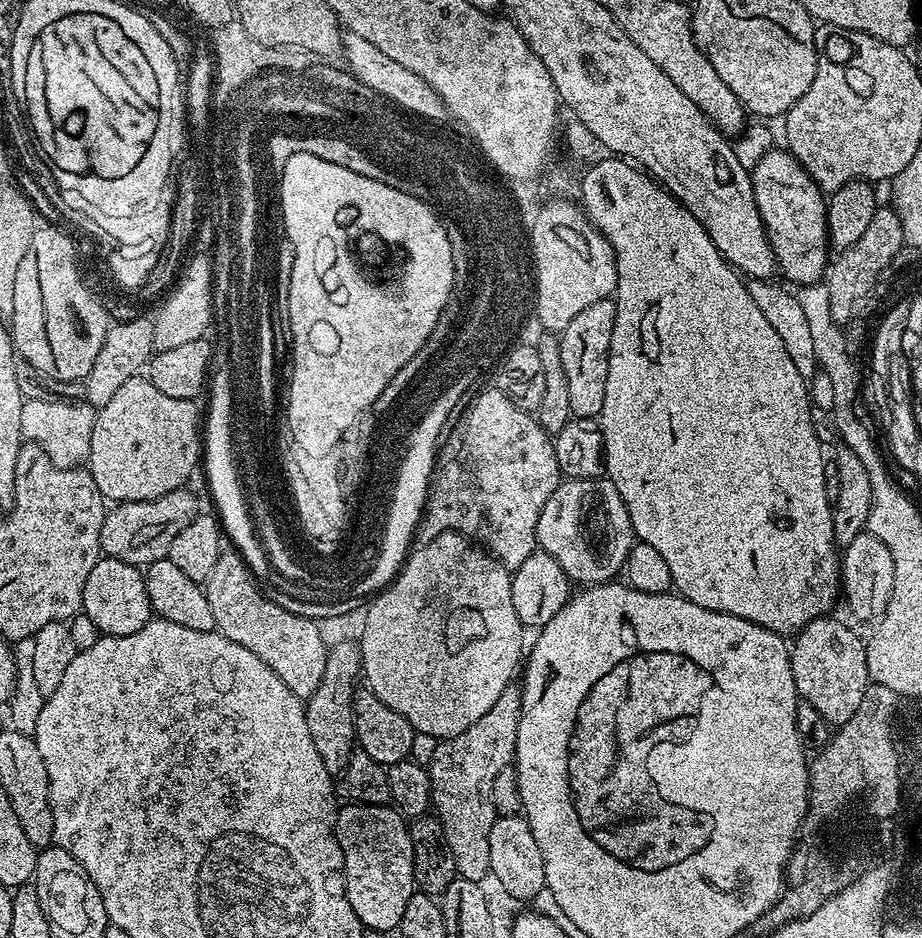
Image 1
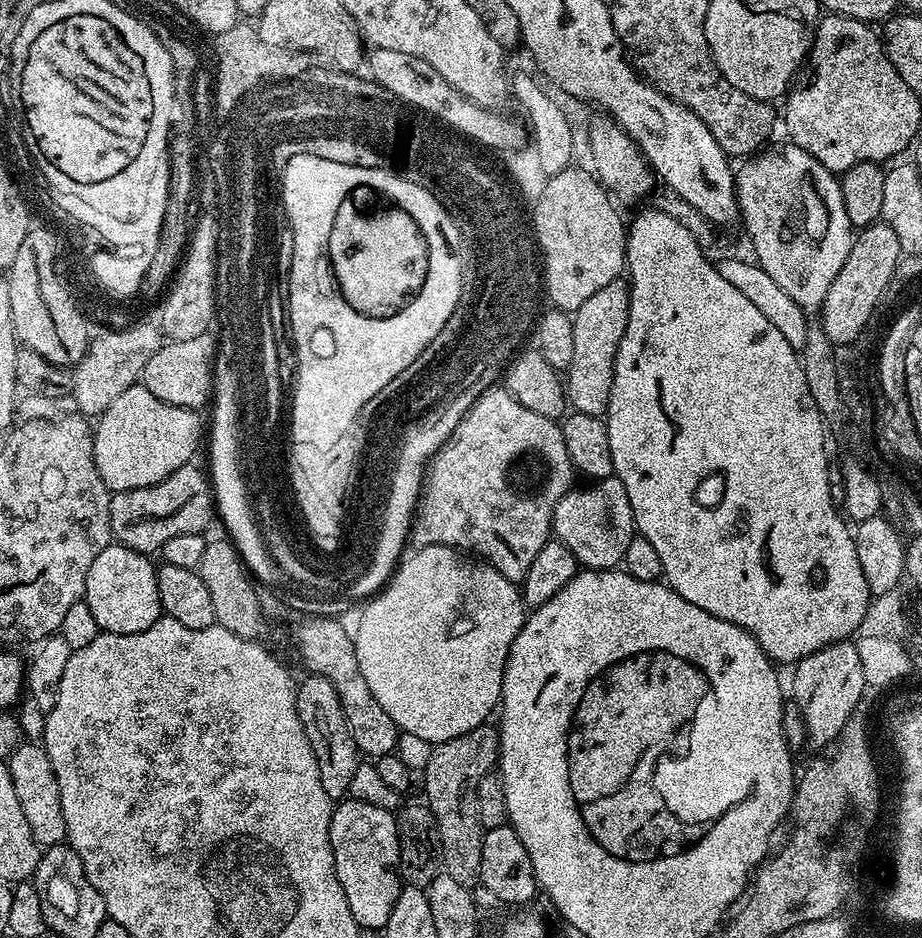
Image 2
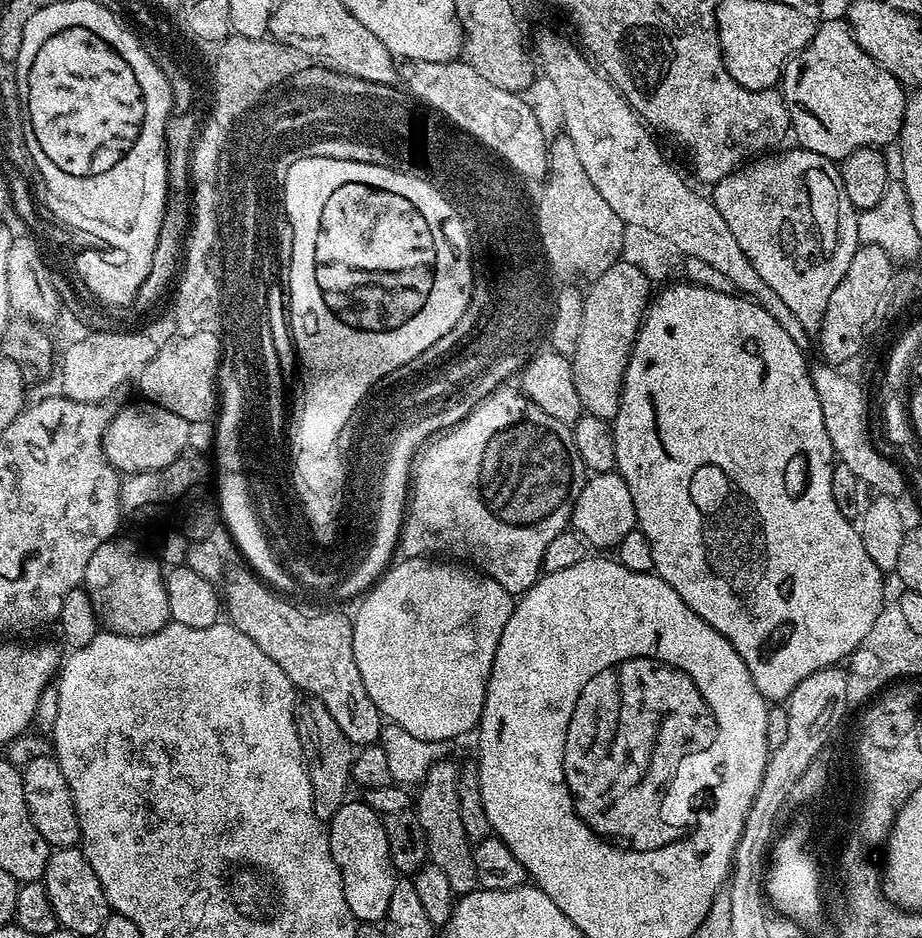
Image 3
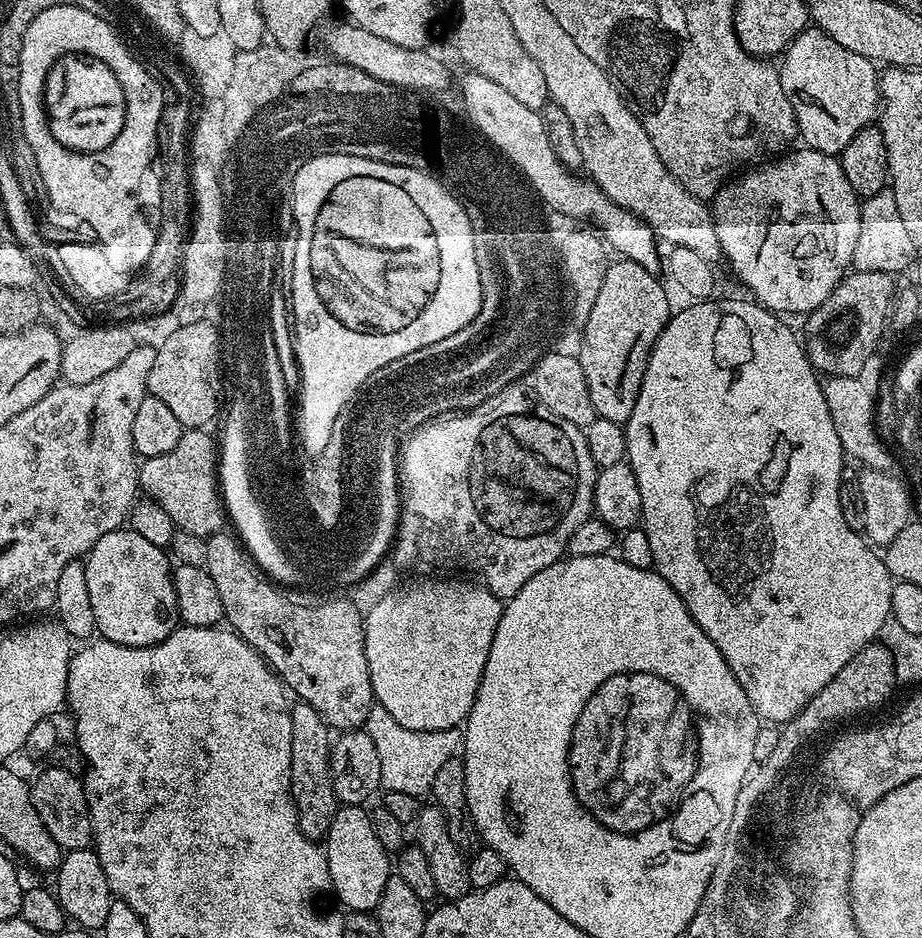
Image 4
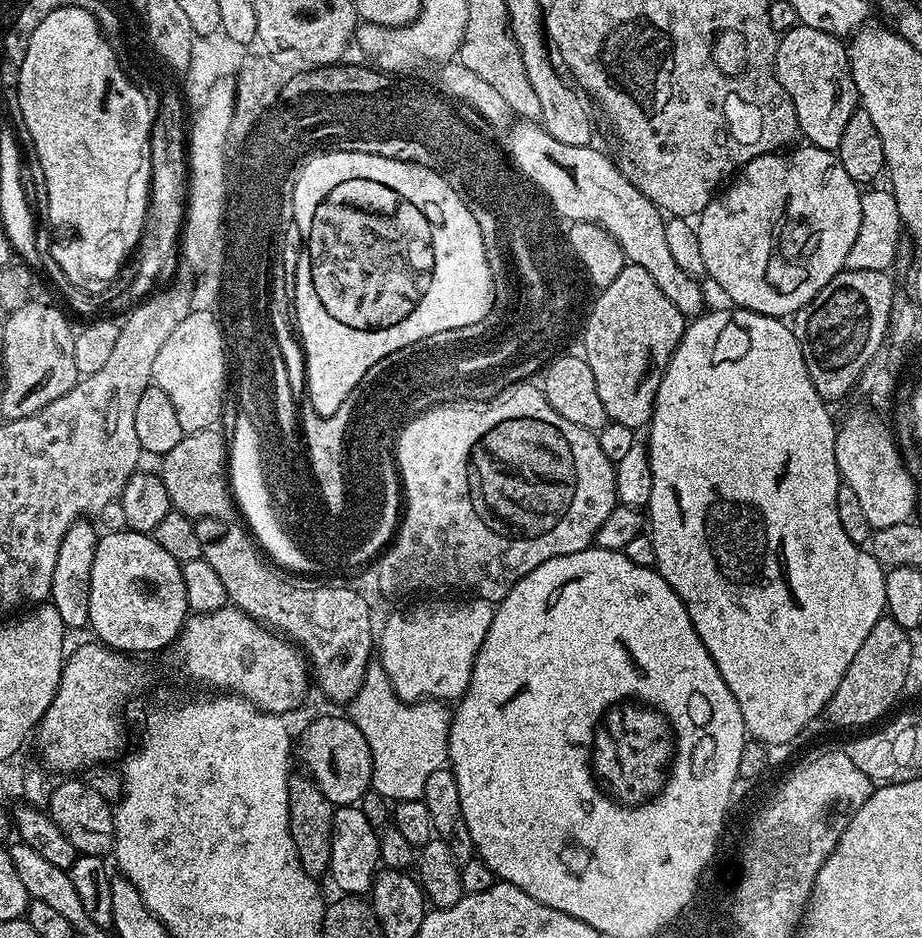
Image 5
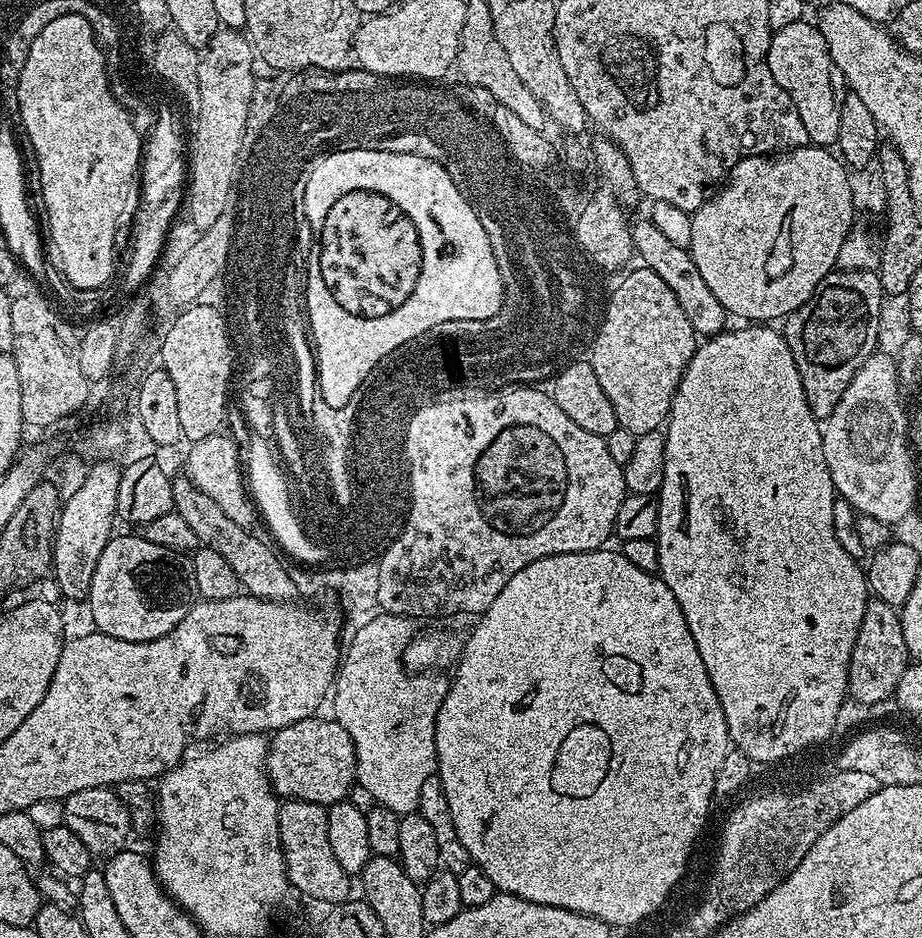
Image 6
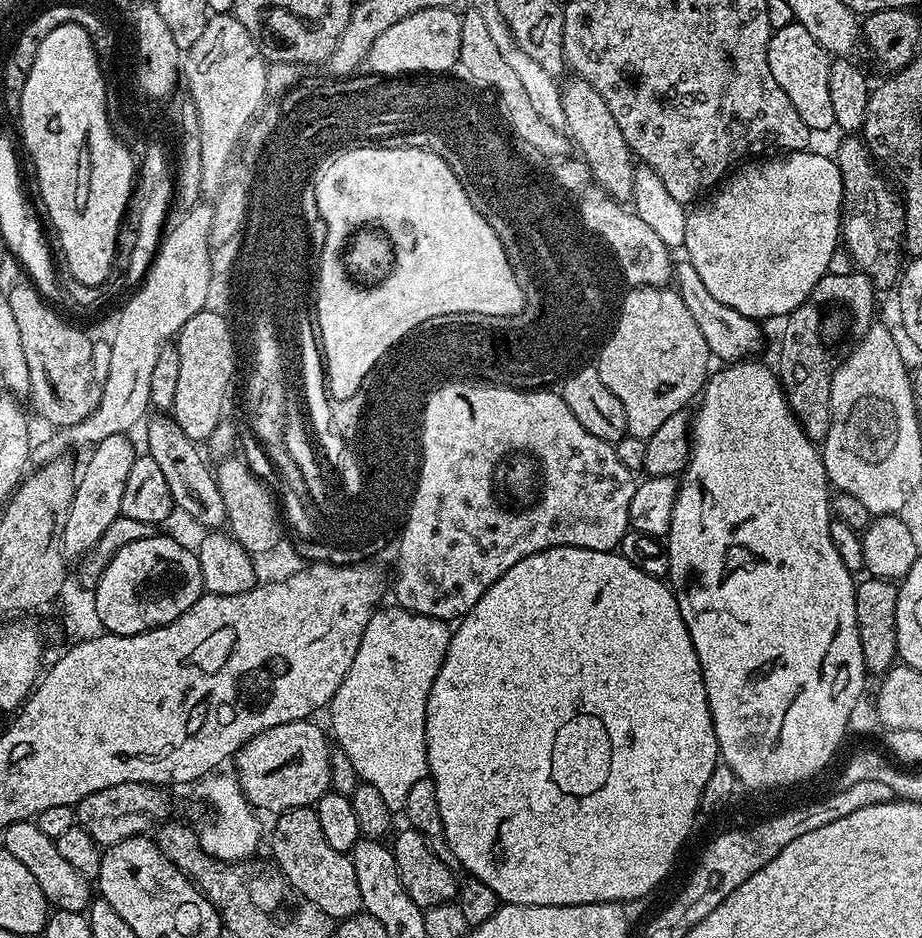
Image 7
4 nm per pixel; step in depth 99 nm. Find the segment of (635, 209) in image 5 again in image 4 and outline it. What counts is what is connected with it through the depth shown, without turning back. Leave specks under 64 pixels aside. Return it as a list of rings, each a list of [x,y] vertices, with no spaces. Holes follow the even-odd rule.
[[[465,71],[463,75],[460,92],[464,95],[464,108],[468,111],[473,126],[477,128],[475,131],[516,169],[530,185],[531,191],[539,199],[541,196],[554,211],[561,212],[564,216],[573,216],[576,220],[589,220],[593,224],[591,227],[603,237],[612,252],[614,250],[623,259],[638,262],[638,266],[655,273],[659,264],[661,267],[662,252],[660,256],[656,249],[658,237],[651,226],[630,210],[618,206],[591,179],[569,170],[556,157],[554,150],[548,145],[543,115],[537,109],[522,106],[522,102],[517,102],[511,94],[506,94],[506,90],[498,86],[498,82],[482,78],[482,74]]]

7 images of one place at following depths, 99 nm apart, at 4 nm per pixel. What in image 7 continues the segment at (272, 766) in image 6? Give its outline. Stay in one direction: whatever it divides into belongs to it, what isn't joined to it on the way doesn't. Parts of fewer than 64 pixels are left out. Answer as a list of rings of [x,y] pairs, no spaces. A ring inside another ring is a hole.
[[[306,719],[270,726],[270,730],[254,734],[236,753],[234,775],[253,809],[279,814],[295,808],[311,808],[329,792],[332,786],[330,736],[312,723],[316,722]]]

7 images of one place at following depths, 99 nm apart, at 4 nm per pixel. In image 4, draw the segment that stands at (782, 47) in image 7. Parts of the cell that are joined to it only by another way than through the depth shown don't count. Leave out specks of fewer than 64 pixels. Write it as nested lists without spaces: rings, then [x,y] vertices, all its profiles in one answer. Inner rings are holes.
[[[809,26],[788,43],[778,60],[782,90],[786,90],[786,98],[792,107],[796,119],[796,131],[799,139],[815,152],[827,156],[839,157],[846,146],[850,146],[850,138],[858,134],[858,130],[869,127],[877,119],[880,102],[880,72],[873,61],[862,58],[862,54],[854,54],[854,50],[846,50],[839,42],[834,42],[830,34],[820,28]]]

